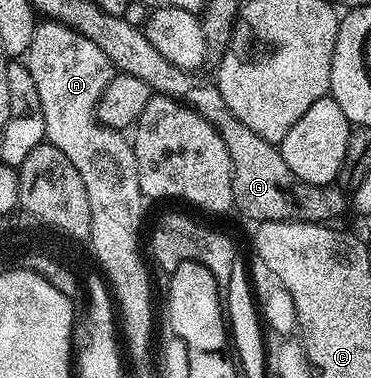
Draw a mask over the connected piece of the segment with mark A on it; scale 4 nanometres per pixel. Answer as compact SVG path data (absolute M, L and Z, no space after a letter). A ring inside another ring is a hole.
M42 20L34 27L32 44L27 48L24 61L28 72L32 72L32 81L36 83L36 92L40 92L40 108L44 108L46 141L51 142L80 172L84 188L88 192L88 204L92 208L92 228L88 245L98 257L101 273L107 283L112 280L112 266L128 266L128 260L144 260L144 254L138 249L138 233L142 230L142 213L147 203L140 188L140 172L136 164L131 139L123 131L114 130L98 119L98 101L114 79L114 63L104 52L100 44L87 38L81 30L64 22Z

